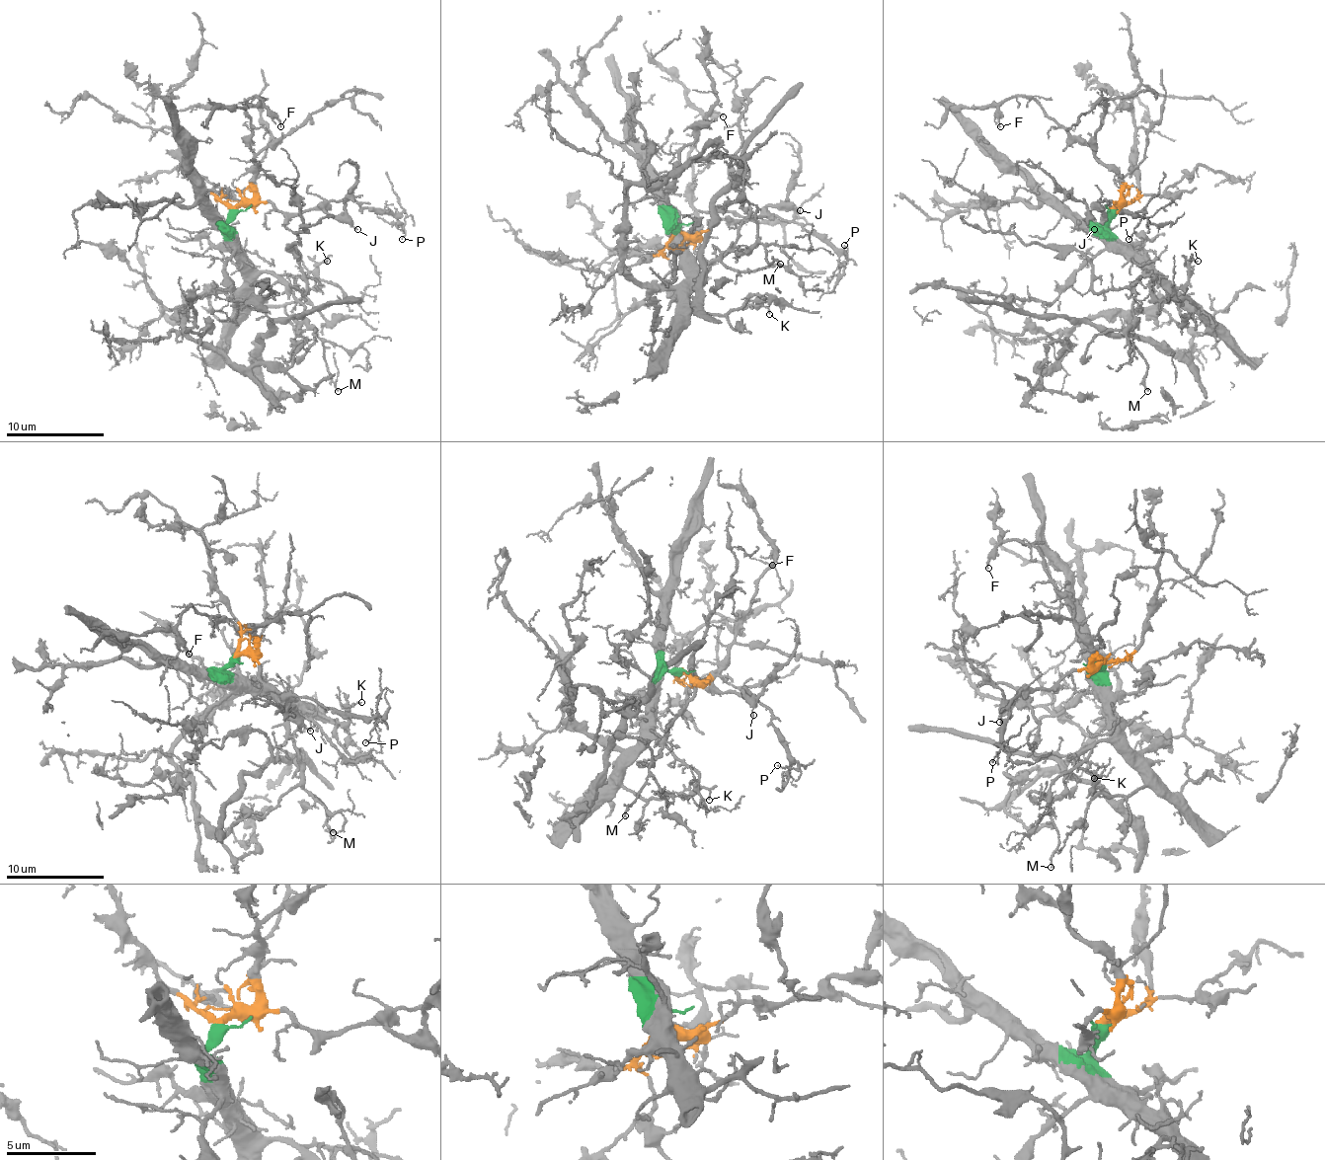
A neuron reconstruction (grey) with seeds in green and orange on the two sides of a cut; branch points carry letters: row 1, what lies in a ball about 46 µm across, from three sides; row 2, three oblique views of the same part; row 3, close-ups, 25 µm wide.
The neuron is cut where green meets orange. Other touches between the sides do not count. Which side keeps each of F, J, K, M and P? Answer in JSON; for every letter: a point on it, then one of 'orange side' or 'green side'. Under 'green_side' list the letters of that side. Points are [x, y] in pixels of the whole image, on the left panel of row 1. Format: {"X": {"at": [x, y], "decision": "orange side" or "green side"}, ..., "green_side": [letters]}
{"F": {"at": [280, 126], "decision": "orange side"}, "J": {"at": [357, 229], "decision": "orange side"}, "K": {"at": [327, 261], "decision": "green side"}, "M": {"at": [338, 391], "decision": "green side"}, "P": {"at": [402, 239], "decision": "orange side"}, "green_side": ["K", "M"]}

